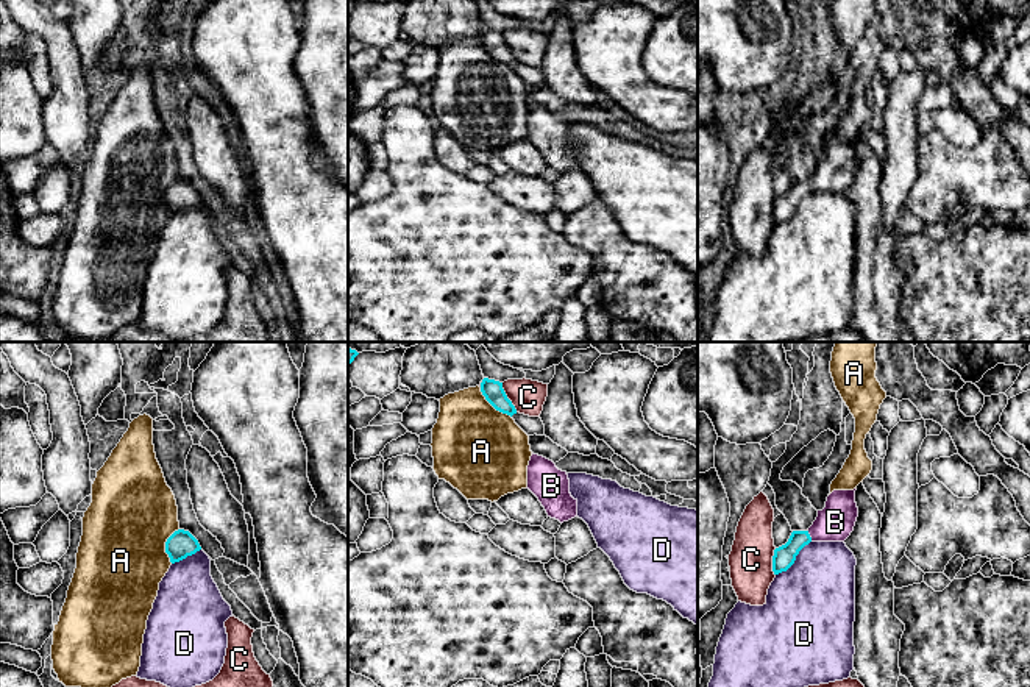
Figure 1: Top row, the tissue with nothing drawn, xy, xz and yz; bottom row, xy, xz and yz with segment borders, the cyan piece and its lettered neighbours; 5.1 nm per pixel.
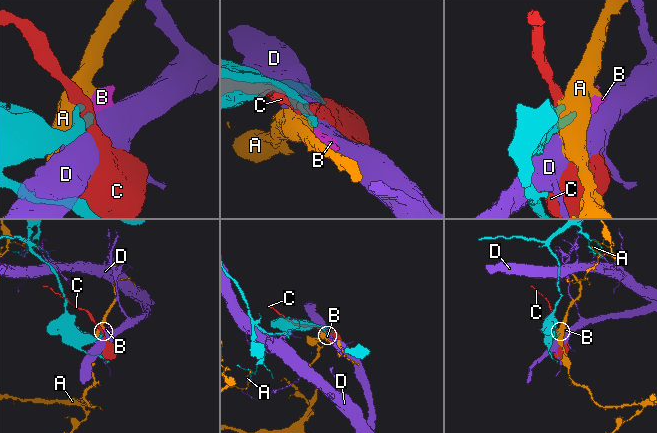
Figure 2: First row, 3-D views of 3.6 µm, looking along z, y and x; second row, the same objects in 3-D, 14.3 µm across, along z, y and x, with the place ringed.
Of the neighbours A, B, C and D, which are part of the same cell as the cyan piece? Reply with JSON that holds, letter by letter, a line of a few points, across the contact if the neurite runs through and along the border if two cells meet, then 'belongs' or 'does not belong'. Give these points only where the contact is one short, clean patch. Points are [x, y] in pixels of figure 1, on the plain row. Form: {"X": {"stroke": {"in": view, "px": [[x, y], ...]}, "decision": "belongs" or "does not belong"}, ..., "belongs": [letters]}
{"A": {"decision": "does not belong"}, "B": {"stroke": {"in": "yz", "px": [[784, 206], [809, 186], [835, 172]]}, "decision": "belongs"}, "C": {"decision": "does not belong"}, "D": {"decision": "does not belong"}, "belongs": ["B"]}

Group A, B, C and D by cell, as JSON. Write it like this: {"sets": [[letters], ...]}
{"sets": [["A"], ["B"], ["C"], ["D"]]}

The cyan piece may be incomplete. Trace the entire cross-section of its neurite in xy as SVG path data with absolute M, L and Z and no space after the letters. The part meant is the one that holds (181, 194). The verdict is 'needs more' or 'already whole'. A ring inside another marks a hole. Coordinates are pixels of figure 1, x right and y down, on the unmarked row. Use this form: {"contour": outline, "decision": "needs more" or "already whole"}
{"contour": "M184 180L175 181L165 192L165 203L169 205L172 214L179 212L200 200L201 197L198 190Z", "decision": "already whole"}

